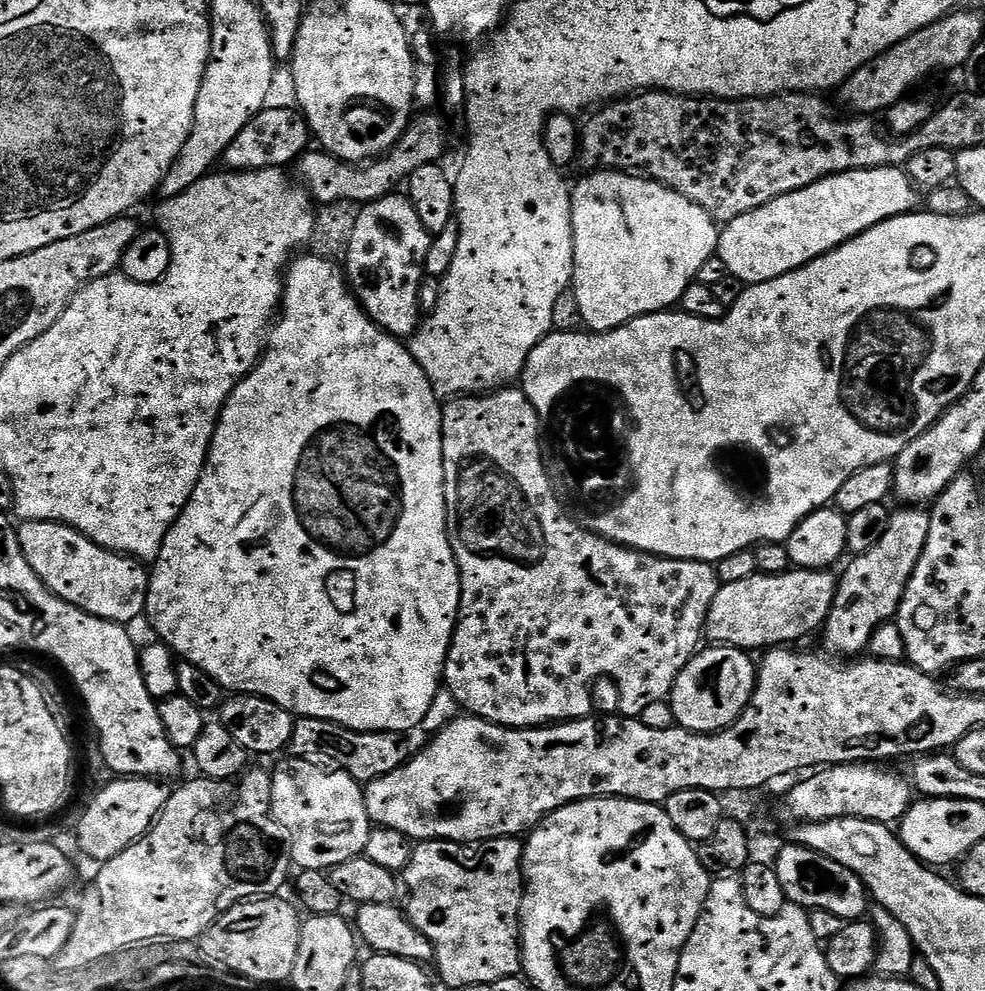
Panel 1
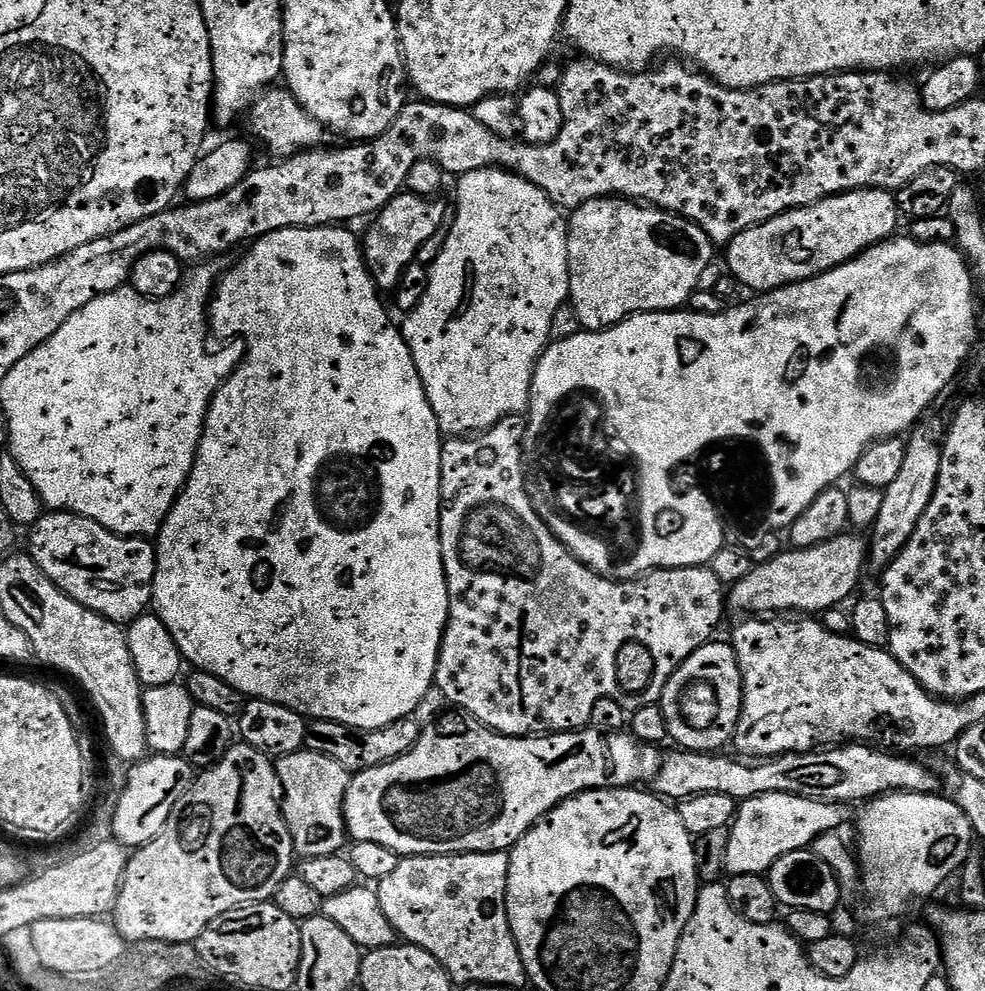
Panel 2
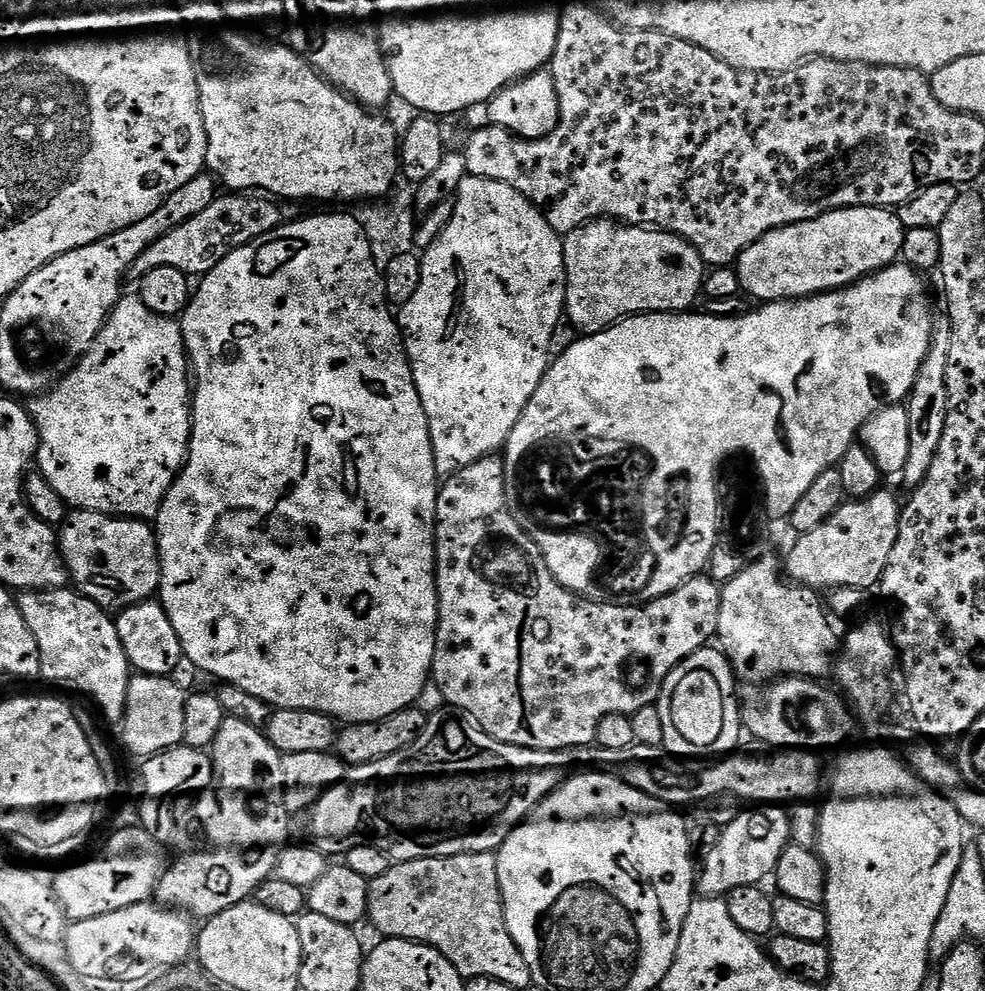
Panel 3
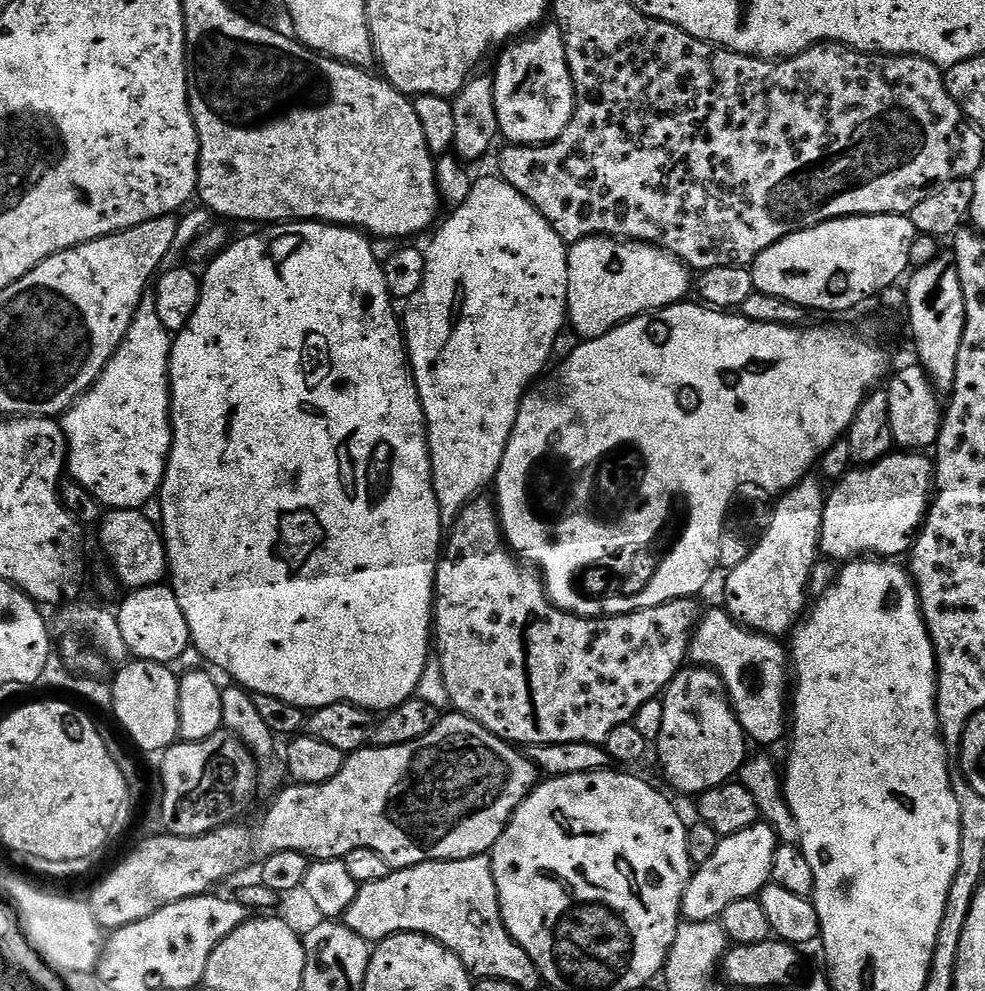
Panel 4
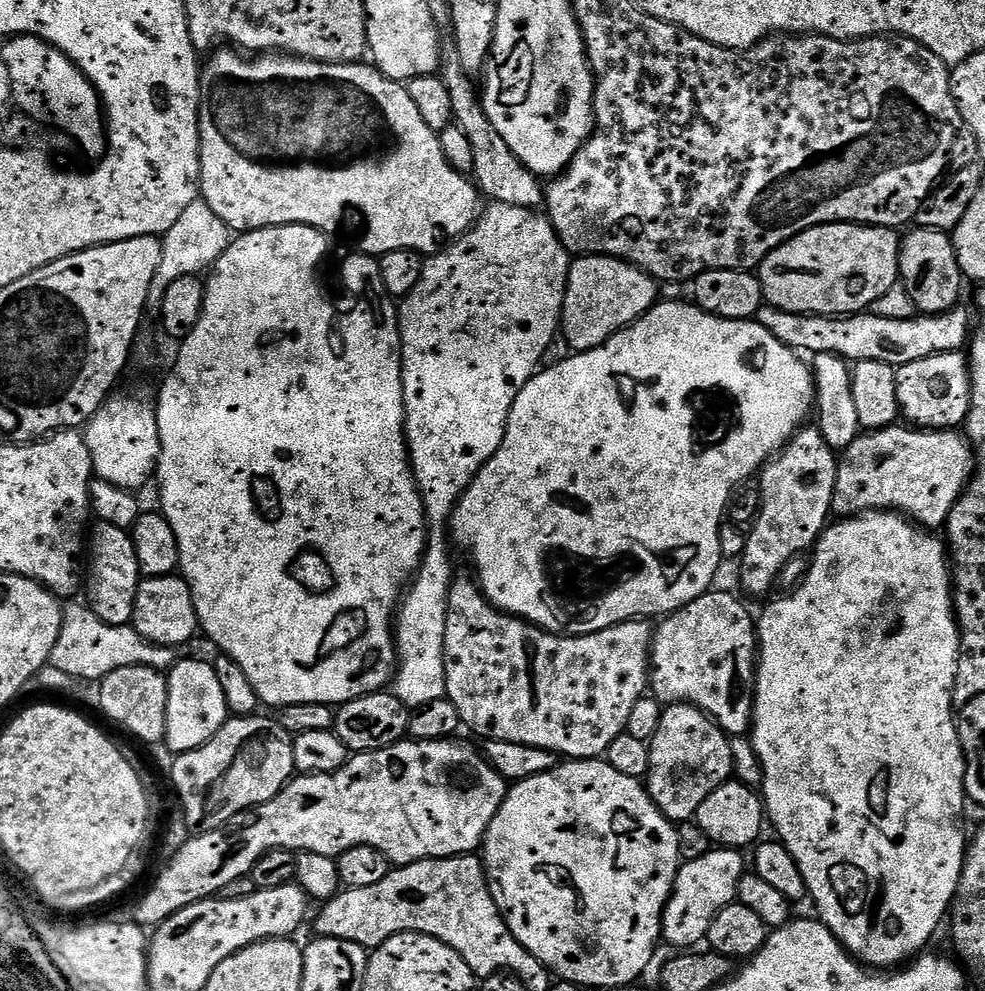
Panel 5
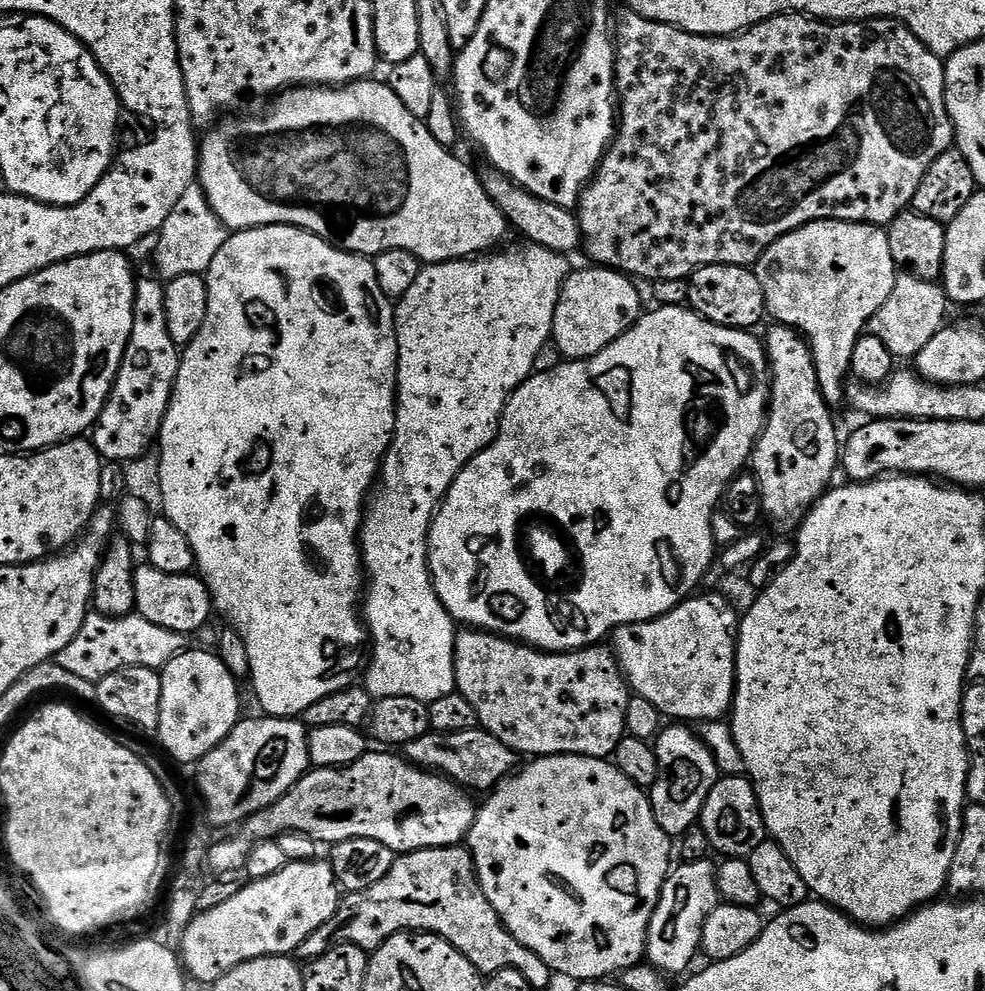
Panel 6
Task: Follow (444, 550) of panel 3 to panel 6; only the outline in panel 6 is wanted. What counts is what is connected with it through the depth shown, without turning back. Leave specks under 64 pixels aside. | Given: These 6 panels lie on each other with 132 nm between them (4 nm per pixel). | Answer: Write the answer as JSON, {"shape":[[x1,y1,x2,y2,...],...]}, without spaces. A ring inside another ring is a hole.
{"shape":[[471,626,465,627,456,633,456,645,454,646,454,670,456,671,456,691,474,706,474,714,478,714,478,725,485,732,494,734,498,742,513,748,517,754,528,755,528,758,542,756,593,756,599,760,611,757,616,751,618,742,624,739,626,733,626,706,630,689,627,680,620,672,620,663,612,655,612,649,608,646,589,646,567,652,541,652,539,648,520,643,519,640,509,640,506,636,498,636,490,632,481,632]]}

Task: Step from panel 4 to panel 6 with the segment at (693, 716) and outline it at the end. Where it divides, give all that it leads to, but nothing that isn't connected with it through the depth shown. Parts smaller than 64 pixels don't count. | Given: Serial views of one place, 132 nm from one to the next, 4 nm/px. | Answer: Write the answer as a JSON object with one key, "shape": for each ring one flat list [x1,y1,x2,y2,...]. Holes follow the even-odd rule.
{"shape":[[680,722,671,726,673,728,665,727,654,741,658,758,658,778,650,789,650,799,654,818,660,829,670,838,679,838,699,821,702,806,722,773,712,751,697,733,695,736,688,729,691,727]]}

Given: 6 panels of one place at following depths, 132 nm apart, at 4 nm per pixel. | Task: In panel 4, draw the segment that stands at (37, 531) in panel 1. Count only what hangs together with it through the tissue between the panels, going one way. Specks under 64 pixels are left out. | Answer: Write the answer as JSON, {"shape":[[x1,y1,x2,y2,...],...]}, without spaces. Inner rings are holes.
{"shape":[[113,508,103,513,98,524,100,548,104,551,105,558,112,563,111,571,115,579,121,585,124,583,128,590,154,586,168,576,168,555,163,531,155,519,152,521,144,514,138,508]]}

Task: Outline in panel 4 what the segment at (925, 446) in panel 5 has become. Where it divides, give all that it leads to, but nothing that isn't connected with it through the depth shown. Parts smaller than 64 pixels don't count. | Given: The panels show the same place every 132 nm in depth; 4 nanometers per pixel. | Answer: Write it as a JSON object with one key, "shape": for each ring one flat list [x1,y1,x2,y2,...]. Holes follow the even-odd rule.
{"shape":[[896,450,873,464,853,467,833,483,820,526,820,552,829,561,847,562,867,554,900,558,896,556,911,553,934,488,934,464,924,456,916,450]]}

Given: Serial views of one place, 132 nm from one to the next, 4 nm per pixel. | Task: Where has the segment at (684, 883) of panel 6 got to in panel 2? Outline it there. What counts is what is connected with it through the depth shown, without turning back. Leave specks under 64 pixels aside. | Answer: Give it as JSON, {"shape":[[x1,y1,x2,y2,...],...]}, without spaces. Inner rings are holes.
{"shape":[[758,794,749,800,741,800,736,810,736,819,728,828,730,846,726,846,726,869,732,876,758,876,767,873,774,866,774,862,778,862,778,858,791,852,803,852,822,834,843,829,843,824,848,820,848,812,849,809,843,804,827,804,794,794]]}

